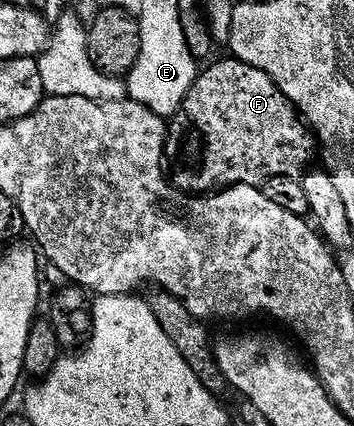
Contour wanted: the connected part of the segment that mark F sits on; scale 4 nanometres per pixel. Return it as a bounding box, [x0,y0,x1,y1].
[165,55,315,195]

